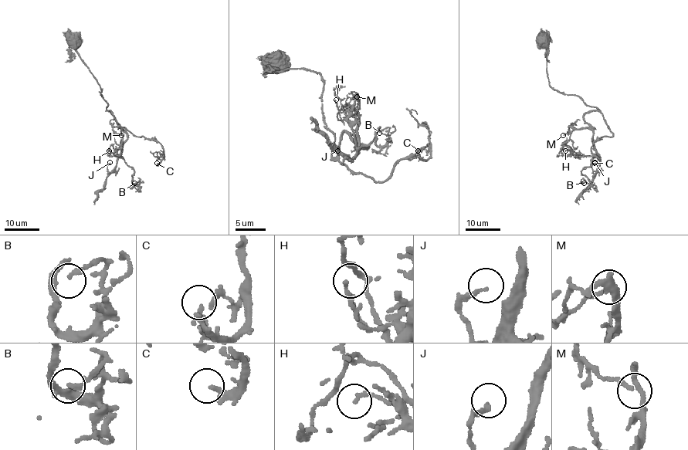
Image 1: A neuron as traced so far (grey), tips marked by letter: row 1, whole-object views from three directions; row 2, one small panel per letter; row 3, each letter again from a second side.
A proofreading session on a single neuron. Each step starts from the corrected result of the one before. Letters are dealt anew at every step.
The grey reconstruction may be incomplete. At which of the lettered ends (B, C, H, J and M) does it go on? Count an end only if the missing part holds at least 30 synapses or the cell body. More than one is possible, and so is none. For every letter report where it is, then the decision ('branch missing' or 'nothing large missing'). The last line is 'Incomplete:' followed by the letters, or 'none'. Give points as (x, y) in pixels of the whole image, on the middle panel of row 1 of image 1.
B: place (379, 133); nothing large missing
C: place (418, 150); nothing large missing
H: place (336, 99); nothing large missing
J: place (337, 150); nothing large missing
M: place (357, 96); nothing large missing
Incomplete: none

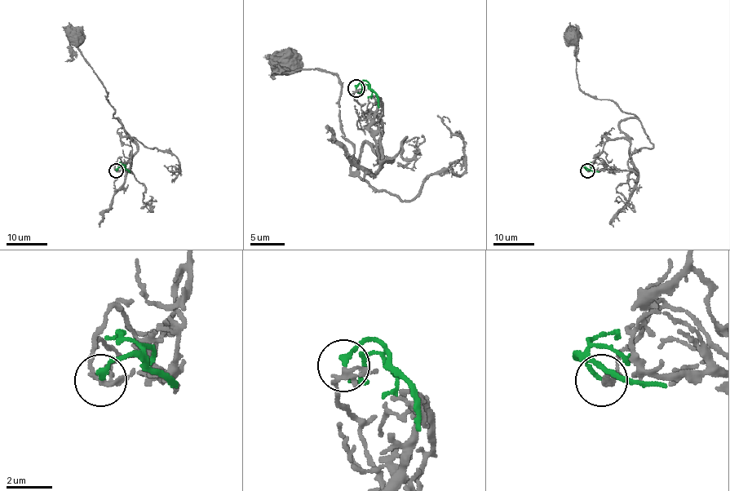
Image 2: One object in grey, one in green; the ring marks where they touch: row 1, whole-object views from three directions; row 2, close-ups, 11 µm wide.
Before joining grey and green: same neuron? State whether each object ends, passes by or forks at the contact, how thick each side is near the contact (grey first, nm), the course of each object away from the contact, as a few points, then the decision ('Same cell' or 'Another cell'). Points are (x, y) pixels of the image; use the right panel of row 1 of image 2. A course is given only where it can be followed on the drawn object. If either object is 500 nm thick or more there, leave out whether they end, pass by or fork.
At the ring grey passes by. At the ring green ends. Thickness 200 nm (grey) against 200 nm. Course of grey: (587, 170), (608, 140), (622, 137), (620, 123), (636, 117), (581, 90), (572, 36). Course of green: (587, 170), (583, 166), (599, 172). Same cell

